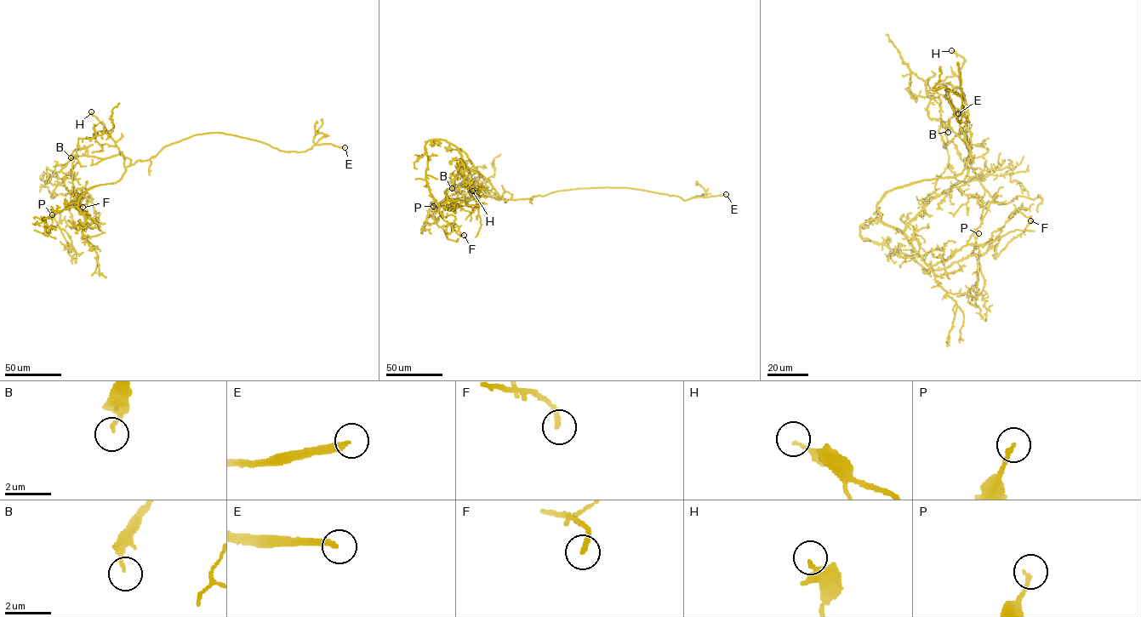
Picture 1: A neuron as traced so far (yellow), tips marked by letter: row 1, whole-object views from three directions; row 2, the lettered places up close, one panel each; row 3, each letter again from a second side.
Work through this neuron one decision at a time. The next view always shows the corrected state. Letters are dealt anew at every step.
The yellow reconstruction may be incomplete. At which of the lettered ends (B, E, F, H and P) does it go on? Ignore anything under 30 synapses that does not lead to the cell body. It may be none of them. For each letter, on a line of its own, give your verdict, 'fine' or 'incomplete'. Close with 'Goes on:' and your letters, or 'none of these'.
B: fine
E: incomplete
F: fine
H: fine
P: fine
Goes on: E

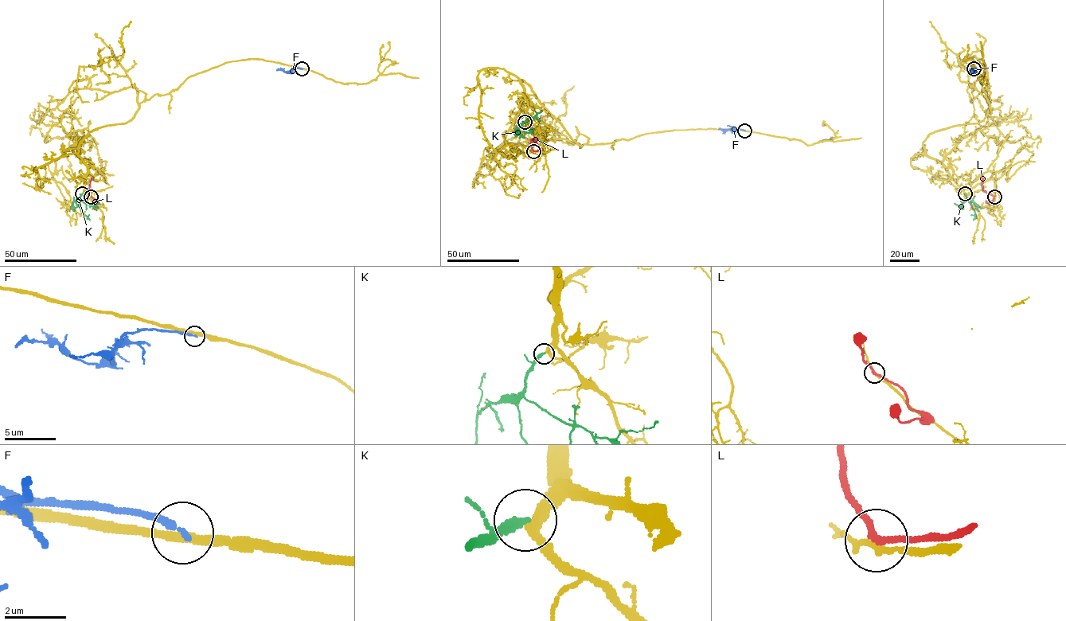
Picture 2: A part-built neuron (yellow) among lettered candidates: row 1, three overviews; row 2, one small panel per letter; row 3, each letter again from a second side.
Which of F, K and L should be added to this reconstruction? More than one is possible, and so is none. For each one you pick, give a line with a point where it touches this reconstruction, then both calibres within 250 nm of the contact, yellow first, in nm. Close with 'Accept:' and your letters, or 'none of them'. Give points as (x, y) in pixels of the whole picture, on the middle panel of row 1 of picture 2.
K: (525, 122) | 280/320 nm
Accept: K

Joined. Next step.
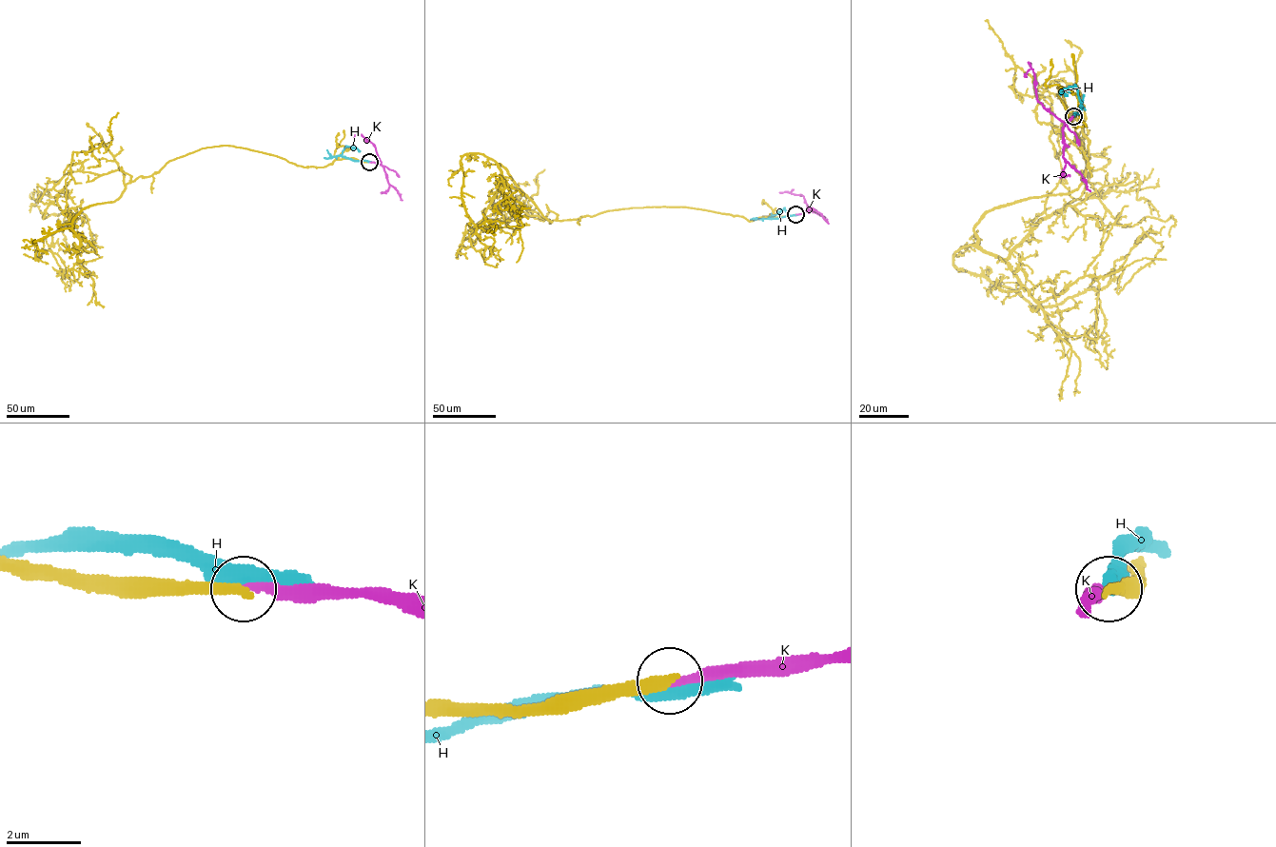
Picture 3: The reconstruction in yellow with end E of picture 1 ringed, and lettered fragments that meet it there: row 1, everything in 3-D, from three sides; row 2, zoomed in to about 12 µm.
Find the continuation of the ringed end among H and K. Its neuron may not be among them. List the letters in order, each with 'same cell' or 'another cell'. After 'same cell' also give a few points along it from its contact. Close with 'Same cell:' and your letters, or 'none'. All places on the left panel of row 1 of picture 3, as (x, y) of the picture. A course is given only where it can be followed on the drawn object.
H: another cell
K: same cell; it runs (369, 162), (381, 165), (375, 147), (362, 135), (353, 137)
Same cell: K

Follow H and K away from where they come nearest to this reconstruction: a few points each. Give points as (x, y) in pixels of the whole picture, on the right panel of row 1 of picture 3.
H: (1073, 116), (1080, 109), (1077, 88), (1069, 86), (1060, 91), (1068, 96)
K: (1073, 116), (1060, 121), (1039, 102), (1034, 73), (1030, 67)

